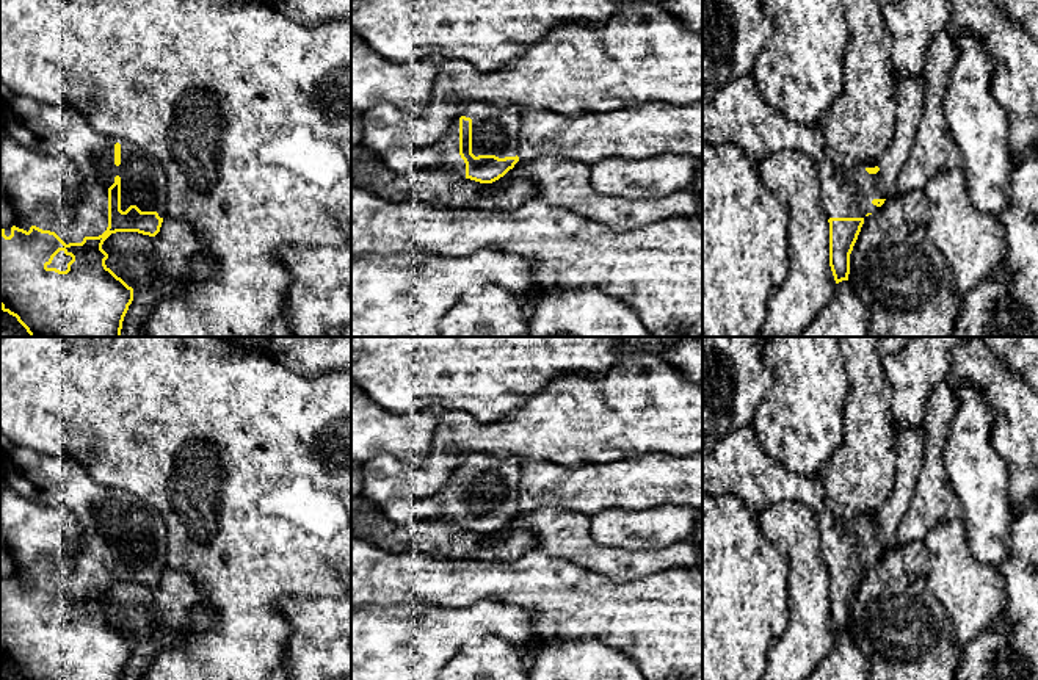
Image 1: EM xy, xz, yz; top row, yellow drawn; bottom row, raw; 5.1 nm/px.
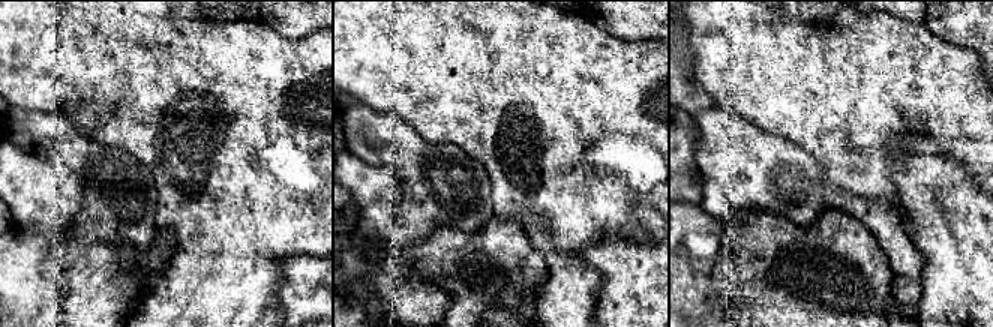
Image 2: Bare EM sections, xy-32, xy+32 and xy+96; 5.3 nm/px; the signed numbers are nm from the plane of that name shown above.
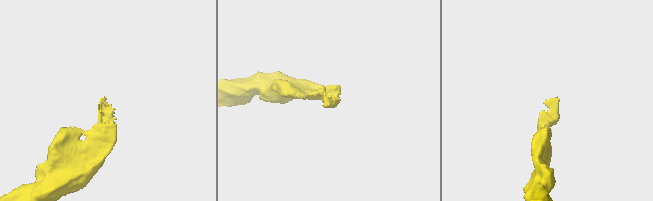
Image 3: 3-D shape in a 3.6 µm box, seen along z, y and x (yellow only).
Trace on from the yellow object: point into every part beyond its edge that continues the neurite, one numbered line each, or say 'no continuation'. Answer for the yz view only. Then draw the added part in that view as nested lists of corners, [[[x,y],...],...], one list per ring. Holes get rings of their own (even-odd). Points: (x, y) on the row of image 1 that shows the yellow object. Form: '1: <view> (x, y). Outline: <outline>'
1: yz (736, 113). Outline: [[[753,75],[706,89],[702,141],[713,146],[731,143],[756,165],[784,149],[809,155],[818,171],[822,202],[829,218],[866,218],[880,208],[872,201],[884,199],[880,171],[869,174],[864,166],[856,166],[842,172],[836,168],[828,158],[822,132],[787,122],[764,100]]]

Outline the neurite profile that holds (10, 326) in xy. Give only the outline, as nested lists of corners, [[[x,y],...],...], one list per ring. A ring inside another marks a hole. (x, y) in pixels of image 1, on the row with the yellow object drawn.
[[[0,306],[0,337],[30,337],[27,329],[17,321],[16,316],[2,310]]]

